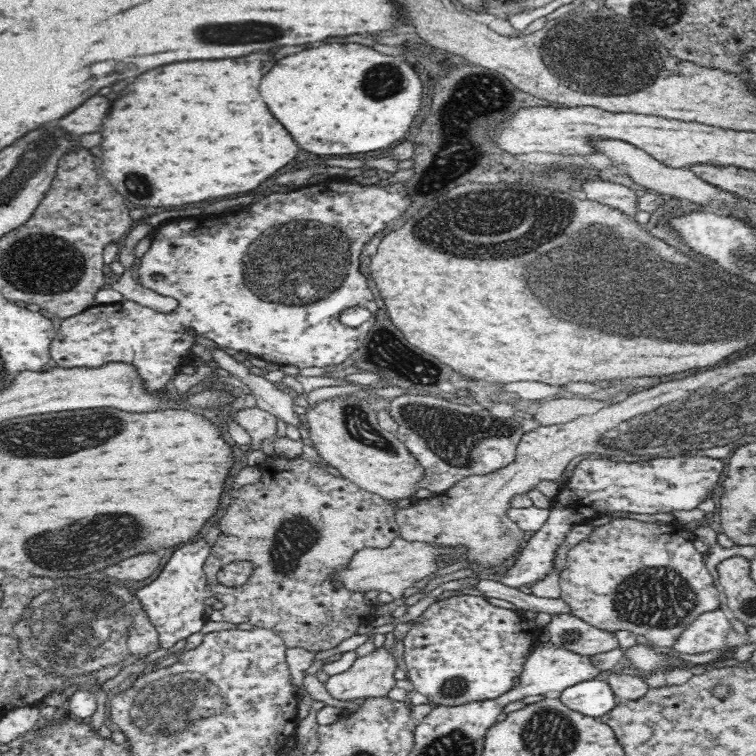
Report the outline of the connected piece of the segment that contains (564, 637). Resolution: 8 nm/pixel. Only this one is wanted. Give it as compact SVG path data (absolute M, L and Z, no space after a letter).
M558 614L545 627L549 642L578 654L594 656L618 648L619 644L610 631L602 631L576 616Z

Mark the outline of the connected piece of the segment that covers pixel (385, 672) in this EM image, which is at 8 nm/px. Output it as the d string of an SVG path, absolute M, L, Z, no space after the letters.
M383 648L374 649L367 655L357 657L348 670L338 675L330 675L330 679L325 683L325 688L333 698L338 700L384 698L395 688L397 680L394 679L394 672L397 668L398 664L392 652Z

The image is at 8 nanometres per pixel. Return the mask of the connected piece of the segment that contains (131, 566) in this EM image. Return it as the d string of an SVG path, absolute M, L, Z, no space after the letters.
M138 554L134 558L128 558L119 564L108 566L104 569L106 577L114 577L115 580L138 582L152 576L159 567L161 557L157 554Z

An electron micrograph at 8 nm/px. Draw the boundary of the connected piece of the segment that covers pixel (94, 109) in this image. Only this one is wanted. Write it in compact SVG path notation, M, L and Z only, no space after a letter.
M92 96L80 108L76 108L72 114L58 120L58 126L76 136L98 132L108 110L110 110L110 100L106 100L102 96Z

